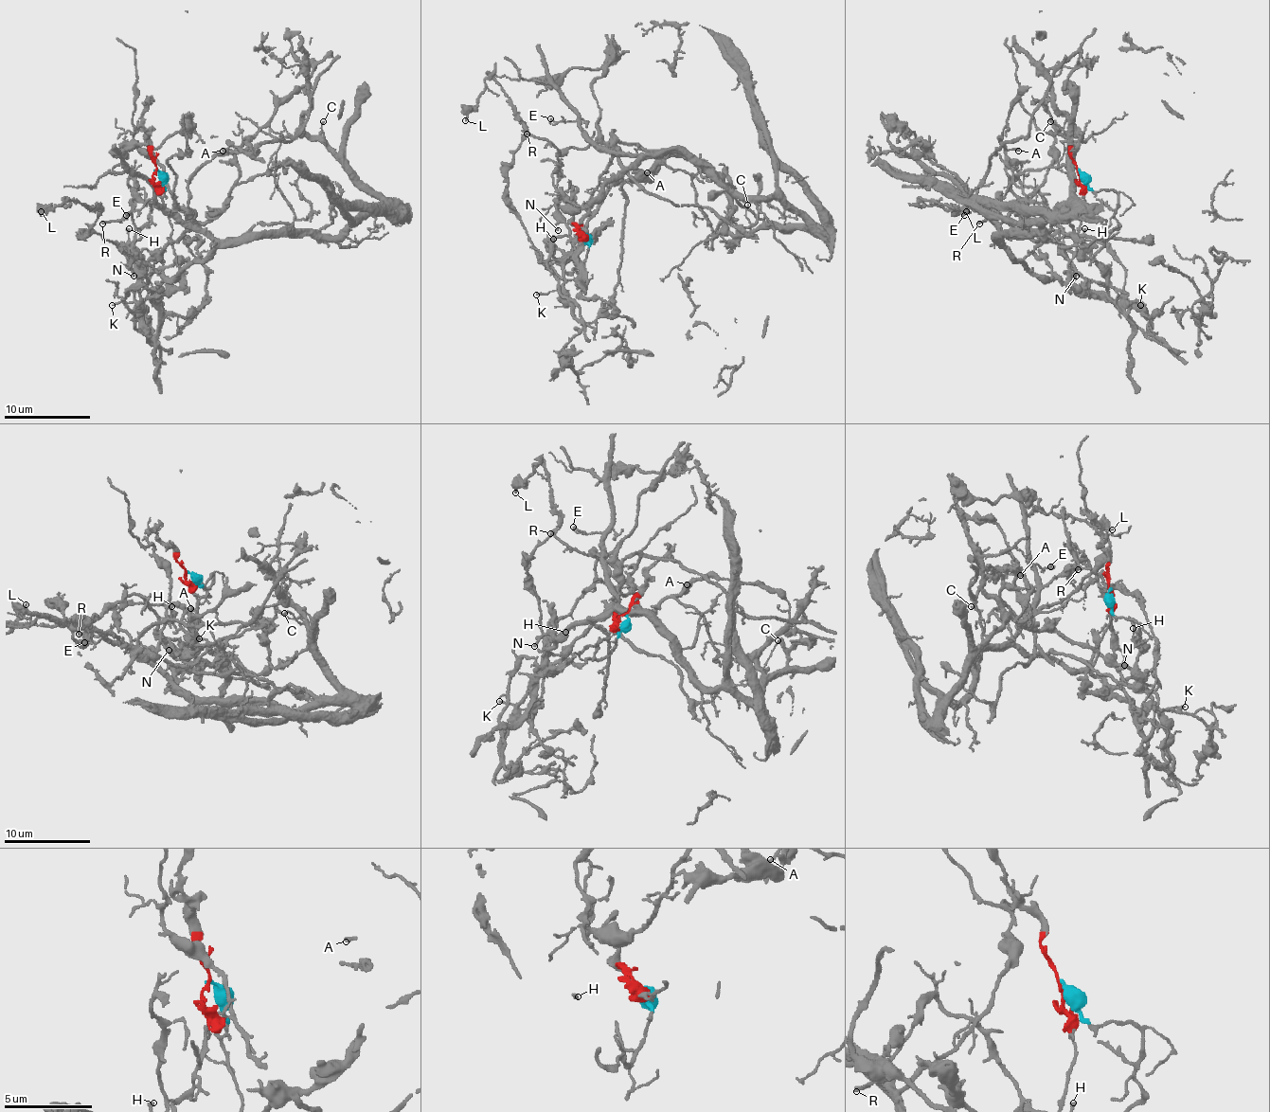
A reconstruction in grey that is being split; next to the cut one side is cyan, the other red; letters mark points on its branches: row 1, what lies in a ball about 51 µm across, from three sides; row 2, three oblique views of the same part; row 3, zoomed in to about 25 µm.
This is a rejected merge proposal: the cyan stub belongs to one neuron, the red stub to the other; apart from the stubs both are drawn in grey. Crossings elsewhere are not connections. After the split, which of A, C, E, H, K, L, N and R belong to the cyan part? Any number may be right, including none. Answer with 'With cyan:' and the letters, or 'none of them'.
With cyan: A, H, K, N, R

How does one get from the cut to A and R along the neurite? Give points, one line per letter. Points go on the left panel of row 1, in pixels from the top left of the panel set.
A: (155, 170), (164, 191), (130, 245), (138, 262), (226, 203), (239, 176), (233, 152), (222, 151)
R: (155, 170), (164, 191), (130, 245), (147, 281), (134, 245), (132, 179), (134, 206), (101, 224)

